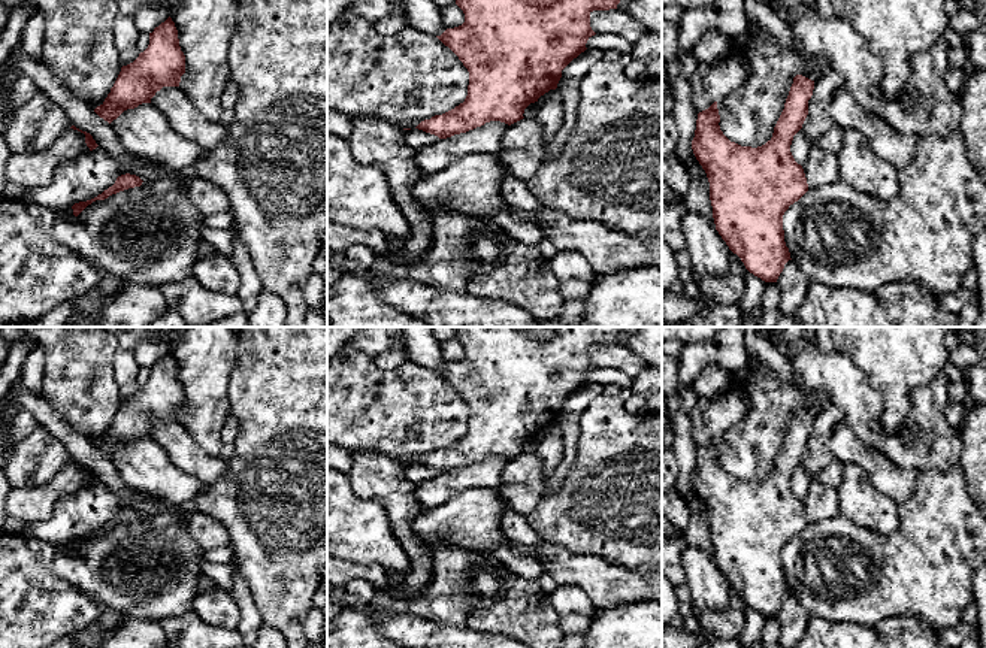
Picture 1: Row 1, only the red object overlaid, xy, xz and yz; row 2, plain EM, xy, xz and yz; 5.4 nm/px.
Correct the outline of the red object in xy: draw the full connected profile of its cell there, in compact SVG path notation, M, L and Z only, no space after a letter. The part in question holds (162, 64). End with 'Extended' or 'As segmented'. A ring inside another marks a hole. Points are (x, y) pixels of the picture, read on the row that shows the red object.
M169 16L149 33L148 48L133 63L121 67L111 93L94 112L111 124L124 110L151 103L163 87L179 87L184 73L185 55Z. As segmented

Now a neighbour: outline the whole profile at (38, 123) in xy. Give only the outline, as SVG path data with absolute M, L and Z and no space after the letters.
M37 91L15 112L3 137L12 154L34 154L48 149L70 127L64 109Z

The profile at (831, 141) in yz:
M835 124L817 139L816 146L822 151L837 155L843 143L843 136L844 130Z

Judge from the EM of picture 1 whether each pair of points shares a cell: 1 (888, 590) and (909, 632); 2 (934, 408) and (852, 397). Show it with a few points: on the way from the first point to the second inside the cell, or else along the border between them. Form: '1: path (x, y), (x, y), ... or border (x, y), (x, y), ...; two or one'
1: border (867, 624), (889, 617), (916, 615), (934, 630); two
2: path (913, 432), (906, 439), (883, 439), (865, 421); one

